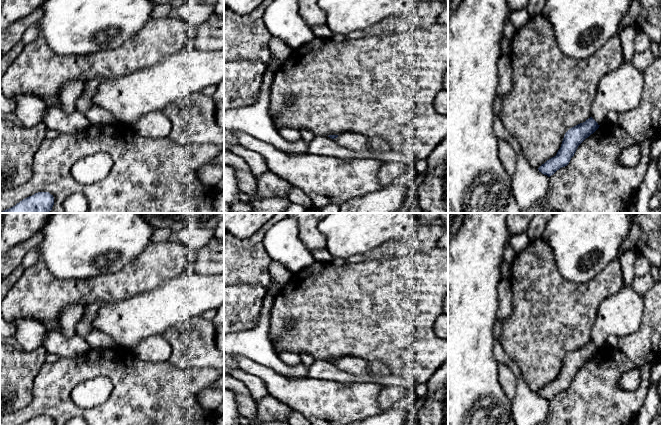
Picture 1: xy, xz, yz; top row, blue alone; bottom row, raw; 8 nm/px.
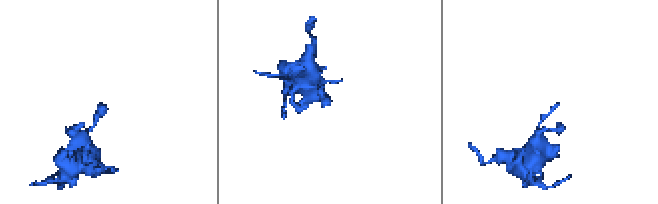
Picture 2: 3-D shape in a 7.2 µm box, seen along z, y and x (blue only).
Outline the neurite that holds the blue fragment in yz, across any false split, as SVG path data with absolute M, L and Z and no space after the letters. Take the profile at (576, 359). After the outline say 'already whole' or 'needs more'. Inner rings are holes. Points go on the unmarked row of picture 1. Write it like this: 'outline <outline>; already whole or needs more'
outline M590 341L585 346L570 352L564 359L562 368L557 378L542 388L538 394L550 401L557 394L569 388L578 370L598 352L599 348Z; already whole

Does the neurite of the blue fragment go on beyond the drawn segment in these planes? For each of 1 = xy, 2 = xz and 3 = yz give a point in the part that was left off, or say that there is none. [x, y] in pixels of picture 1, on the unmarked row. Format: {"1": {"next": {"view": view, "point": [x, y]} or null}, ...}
{"1": {"next": null}, "2": {"next": null}, "3": {"next": null}}

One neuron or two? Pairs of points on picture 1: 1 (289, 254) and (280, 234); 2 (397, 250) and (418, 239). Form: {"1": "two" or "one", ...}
{"1": "one", "2": "two"}

